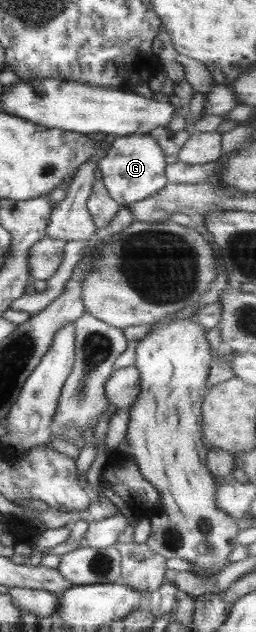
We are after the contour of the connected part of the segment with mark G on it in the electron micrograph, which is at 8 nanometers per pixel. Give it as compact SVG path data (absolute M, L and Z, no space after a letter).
M148 133L118 136L98 163L98 168L103 174L101 182L109 195L120 205L130 205L134 201L145 199L159 192L165 185L168 185L166 179L168 164L165 157L157 141Z

